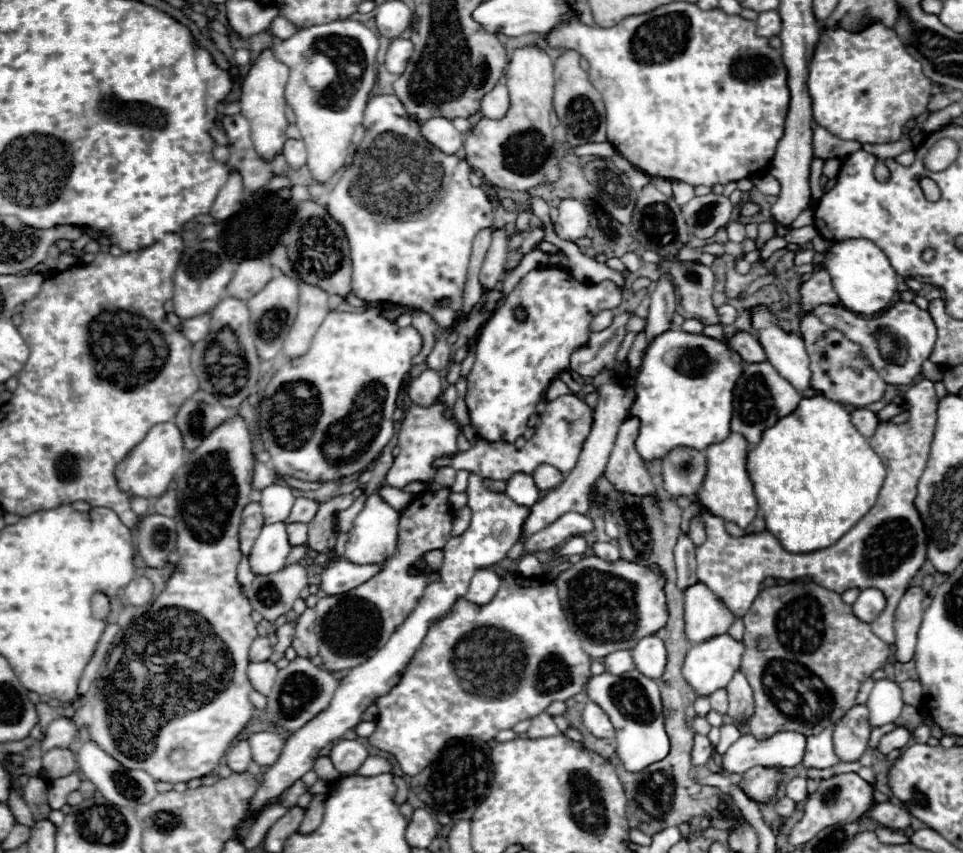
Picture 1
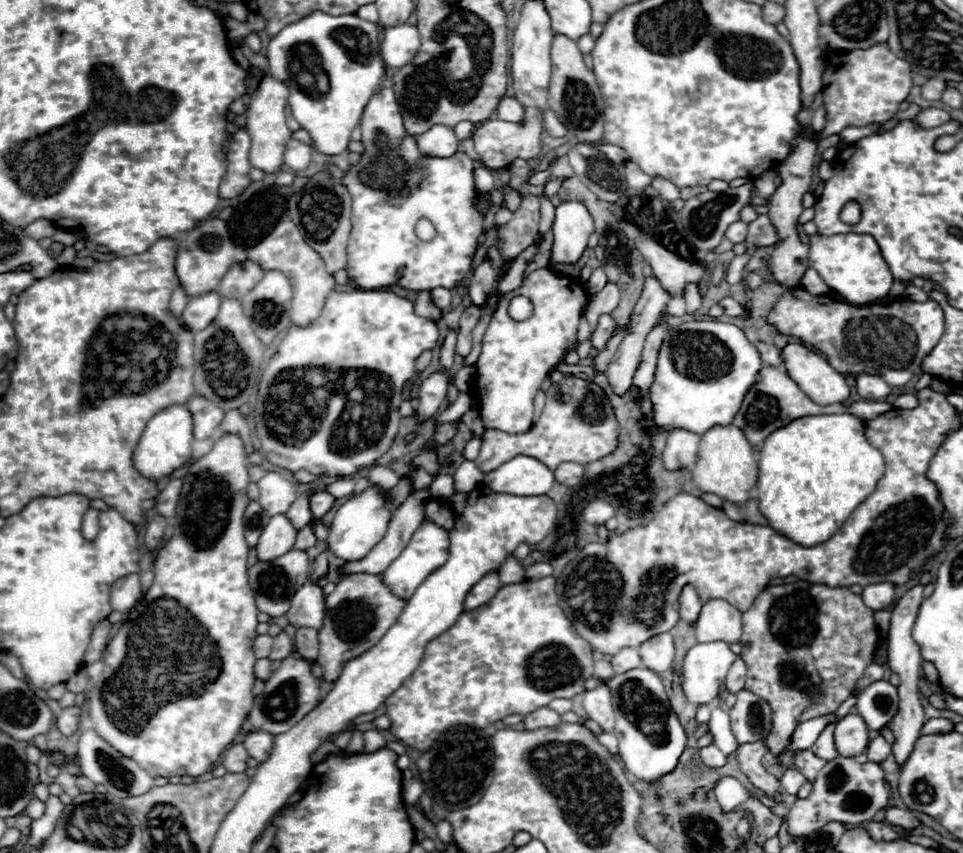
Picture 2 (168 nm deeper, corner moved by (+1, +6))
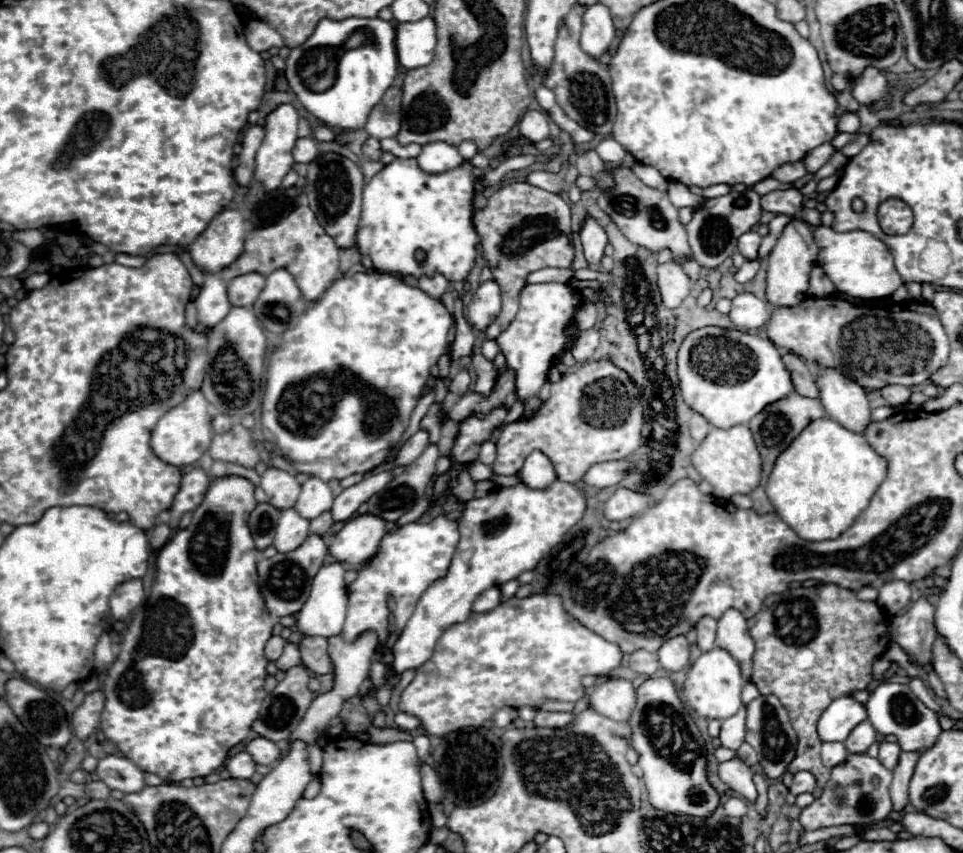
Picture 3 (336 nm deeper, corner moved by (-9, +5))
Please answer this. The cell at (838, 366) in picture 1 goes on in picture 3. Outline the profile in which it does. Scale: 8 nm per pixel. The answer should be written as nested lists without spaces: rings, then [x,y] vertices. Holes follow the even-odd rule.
[[[887,385],[887,387],[881,389],[881,397],[883,397],[891,407],[907,403],[907,401],[909,401],[909,395],[911,395],[911,391],[909,391],[907,387],[903,387],[903,385]]]

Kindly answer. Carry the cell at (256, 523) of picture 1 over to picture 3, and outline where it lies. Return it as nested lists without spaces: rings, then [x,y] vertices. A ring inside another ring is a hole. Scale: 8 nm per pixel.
[[[261,503],[255,507],[255,511],[249,517],[249,529],[251,535],[255,539],[255,545],[259,551],[263,551],[265,547],[271,545],[273,535],[275,535],[275,527],[279,521],[281,511],[275,509],[271,503]]]

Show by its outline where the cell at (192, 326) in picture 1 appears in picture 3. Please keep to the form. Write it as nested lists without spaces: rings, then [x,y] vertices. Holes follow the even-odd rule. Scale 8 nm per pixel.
[[[205,275],[205,285],[195,299],[197,319],[205,327],[215,327],[229,313],[231,303],[227,299],[227,285],[217,275]]]

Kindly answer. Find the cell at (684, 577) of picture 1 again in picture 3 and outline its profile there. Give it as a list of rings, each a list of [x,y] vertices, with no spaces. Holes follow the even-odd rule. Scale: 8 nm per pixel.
[[[701,617],[695,625],[697,631],[697,645],[701,651],[709,651],[715,647],[715,625],[717,621],[713,617]]]

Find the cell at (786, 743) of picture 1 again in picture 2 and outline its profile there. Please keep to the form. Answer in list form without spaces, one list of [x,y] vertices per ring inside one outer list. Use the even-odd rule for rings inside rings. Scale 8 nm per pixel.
[[[825,714],[825,716],[817,716],[817,718],[811,718],[803,724],[797,726],[797,732],[793,732],[793,748],[789,748],[789,752],[785,752],[785,756],[777,756],[777,760],[781,764],[791,764],[793,762],[793,754],[797,750],[807,750],[815,744],[817,736],[829,726],[837,722],[837,716],[835,714]]]

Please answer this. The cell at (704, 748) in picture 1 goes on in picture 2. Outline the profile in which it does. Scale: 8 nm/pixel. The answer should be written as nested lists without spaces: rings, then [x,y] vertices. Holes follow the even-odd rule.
[[[709,744],[707,748],[701,748],[699,752],[701,752],[701,760],[703,760],[705,766],[709,766],[709,768],[721,768],[721,766],[725,766],[725,754],[717,746]]]

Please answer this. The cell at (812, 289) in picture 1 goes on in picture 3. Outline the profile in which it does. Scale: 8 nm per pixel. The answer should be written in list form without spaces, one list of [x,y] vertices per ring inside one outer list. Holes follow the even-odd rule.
[[[817,265],[813,267],[811,271],[811,277],[809,277],[809,295],[815,295],[815,297],[827,297],[835,293],[835,285],[831,283],[831,279],[827,277],[827,273]]]

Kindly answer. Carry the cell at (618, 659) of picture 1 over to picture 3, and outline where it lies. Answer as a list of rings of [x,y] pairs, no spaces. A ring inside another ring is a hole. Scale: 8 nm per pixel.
[[[639,649],[635,653],[631,653],[629,657],[629,667],[637,673],[637,675],[653,675],[657,669],[659,669],[659,661],[657,661],[657,655],[651,653],[651,651],[645,651],[645,649]]]

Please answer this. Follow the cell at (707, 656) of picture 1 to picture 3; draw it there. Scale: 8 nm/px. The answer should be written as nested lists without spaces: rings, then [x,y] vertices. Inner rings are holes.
[[[711,649],[705,651],[689,669],[685,679],[685,695],[689,705],[705,719],[727,719],[735,715],[741,709],[741,687],[743,687],[743,675],[739,669],[739,663],[727,653],[725,649]]]

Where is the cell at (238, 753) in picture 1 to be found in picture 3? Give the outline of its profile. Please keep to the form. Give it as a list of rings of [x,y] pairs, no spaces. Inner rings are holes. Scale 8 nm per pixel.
[[[241,751],[233,757],[229,757],[227,761],[227,771],[231,773],[231,777],[237,779],[251,779],[255,773],[255,761],[247,751]]]

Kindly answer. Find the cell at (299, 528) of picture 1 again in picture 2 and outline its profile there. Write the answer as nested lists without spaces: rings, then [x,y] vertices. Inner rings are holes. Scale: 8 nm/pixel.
[[[303,492],[303,494],[299,494],[299,496],[295,498],[295,502],[291,504],[291,508],[285,512],[287,518],[291,520],[291,524],[293,524],[297,530],[301,530],[303,526],[307,526],[307,524],[311,522],[311,518],[313,518],[311,508],[309,508],[311,496],[313,496],[313,492]]]

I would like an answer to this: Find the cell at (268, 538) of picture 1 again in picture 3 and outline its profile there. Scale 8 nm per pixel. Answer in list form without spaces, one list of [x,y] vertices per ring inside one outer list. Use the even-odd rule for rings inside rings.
[[[285,509],[275,529],[273,547],[279,553],[289,553],[291,549],[297,549],[307,537],[309,537],[309,521],[303,519],[295,509]]]

